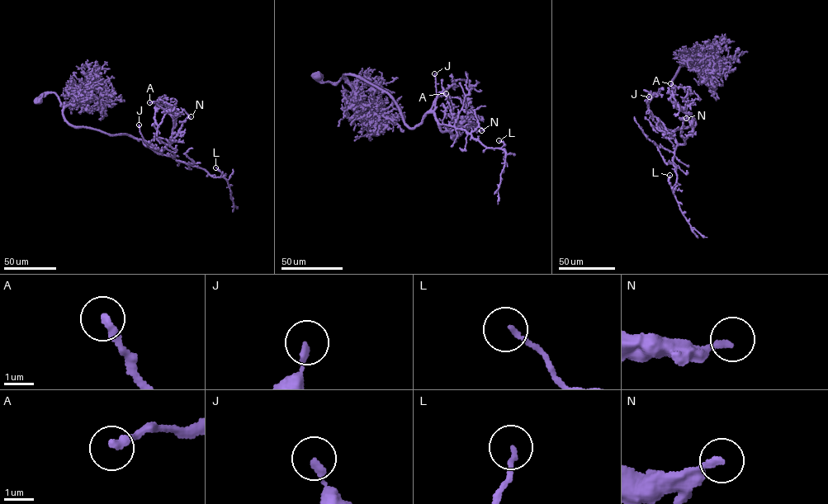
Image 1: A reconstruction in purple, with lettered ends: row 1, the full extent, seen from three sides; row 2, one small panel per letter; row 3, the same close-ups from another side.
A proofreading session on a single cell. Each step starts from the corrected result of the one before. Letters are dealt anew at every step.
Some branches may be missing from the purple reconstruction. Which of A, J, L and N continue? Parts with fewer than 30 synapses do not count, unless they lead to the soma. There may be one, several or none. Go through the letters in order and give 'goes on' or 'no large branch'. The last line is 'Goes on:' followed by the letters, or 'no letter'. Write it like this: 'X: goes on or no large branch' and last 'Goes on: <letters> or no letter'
A: no large branch
J: no large branch
L: no large branch
N: no large branch
Goes on: no letter

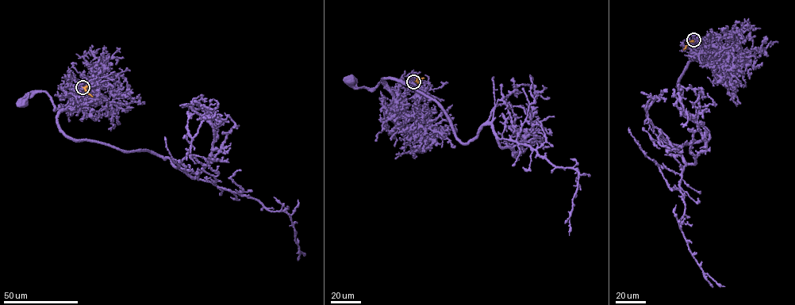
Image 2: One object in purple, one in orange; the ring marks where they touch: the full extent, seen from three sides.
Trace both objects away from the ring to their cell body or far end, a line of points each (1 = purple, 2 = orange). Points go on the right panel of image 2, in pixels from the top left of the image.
1: (693, 40), (697, 52), (710, 51), (716, 59), (702, 59), (693, 54), (711, 36), (712, 40), (707, 40)
2: (693, 40), (689, 42), (684, 49)

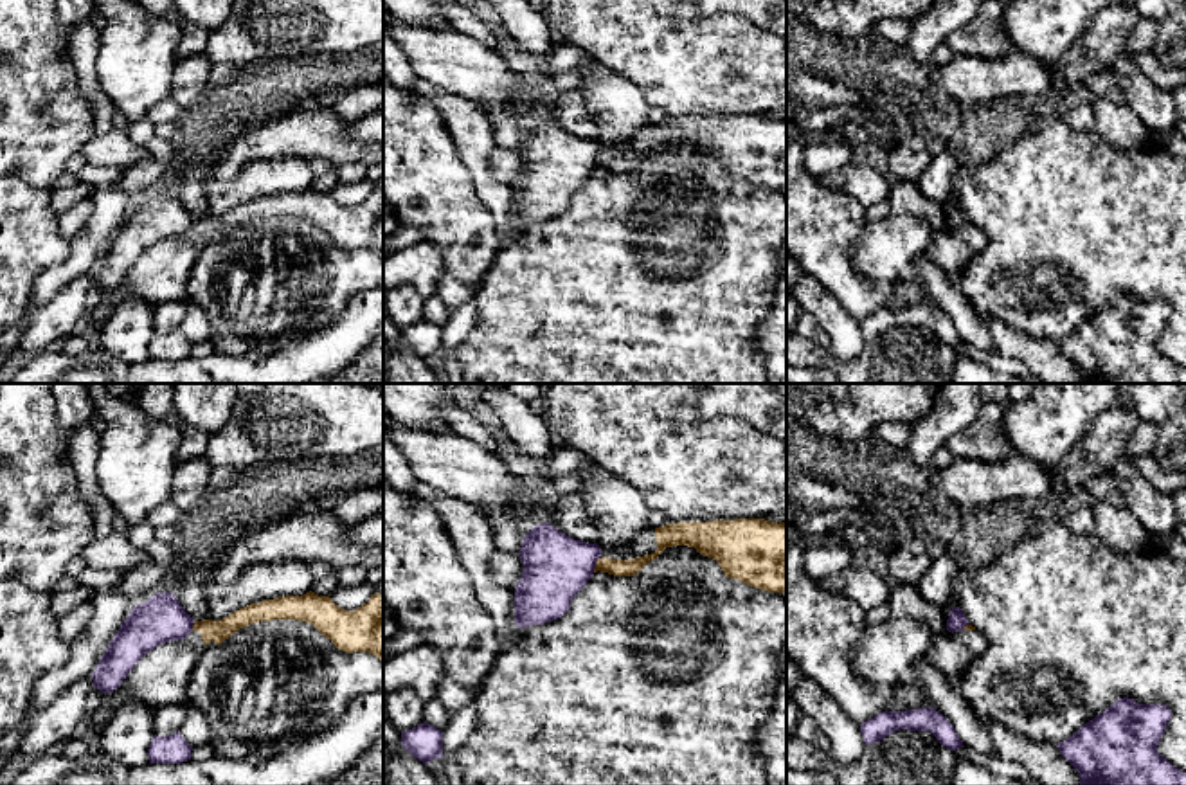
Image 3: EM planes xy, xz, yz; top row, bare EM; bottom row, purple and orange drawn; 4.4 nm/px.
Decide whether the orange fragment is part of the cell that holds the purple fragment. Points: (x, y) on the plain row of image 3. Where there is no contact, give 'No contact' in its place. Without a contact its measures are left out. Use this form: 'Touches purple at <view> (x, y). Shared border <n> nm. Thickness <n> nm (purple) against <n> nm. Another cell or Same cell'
Touches purple at xz (594, 162). Shared border 70 nm. Thickness 300 nm (purple) against 80 nm. Another cell

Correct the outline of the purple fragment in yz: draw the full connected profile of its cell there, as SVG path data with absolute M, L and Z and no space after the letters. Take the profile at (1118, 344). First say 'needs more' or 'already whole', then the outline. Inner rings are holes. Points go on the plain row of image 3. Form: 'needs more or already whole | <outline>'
already whole | M1123 293L1056 342L1078 367L1080 383L1186 383L1186 369L1157 349L1170 315L1164 301L1139 301Z

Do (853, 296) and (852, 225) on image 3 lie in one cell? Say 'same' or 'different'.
same

